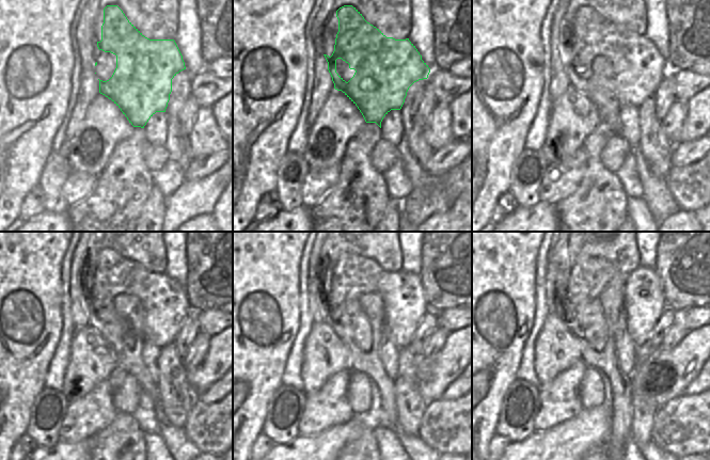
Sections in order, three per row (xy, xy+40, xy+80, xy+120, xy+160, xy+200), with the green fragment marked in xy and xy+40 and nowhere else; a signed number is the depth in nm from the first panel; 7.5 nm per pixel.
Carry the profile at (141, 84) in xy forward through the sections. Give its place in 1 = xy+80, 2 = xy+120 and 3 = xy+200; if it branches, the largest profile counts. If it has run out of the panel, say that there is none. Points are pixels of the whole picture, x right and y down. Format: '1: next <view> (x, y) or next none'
1: next xy+80 (636, 67)
2: next xy+120 (163, 300)
3: next xy+200 (580, 310)

